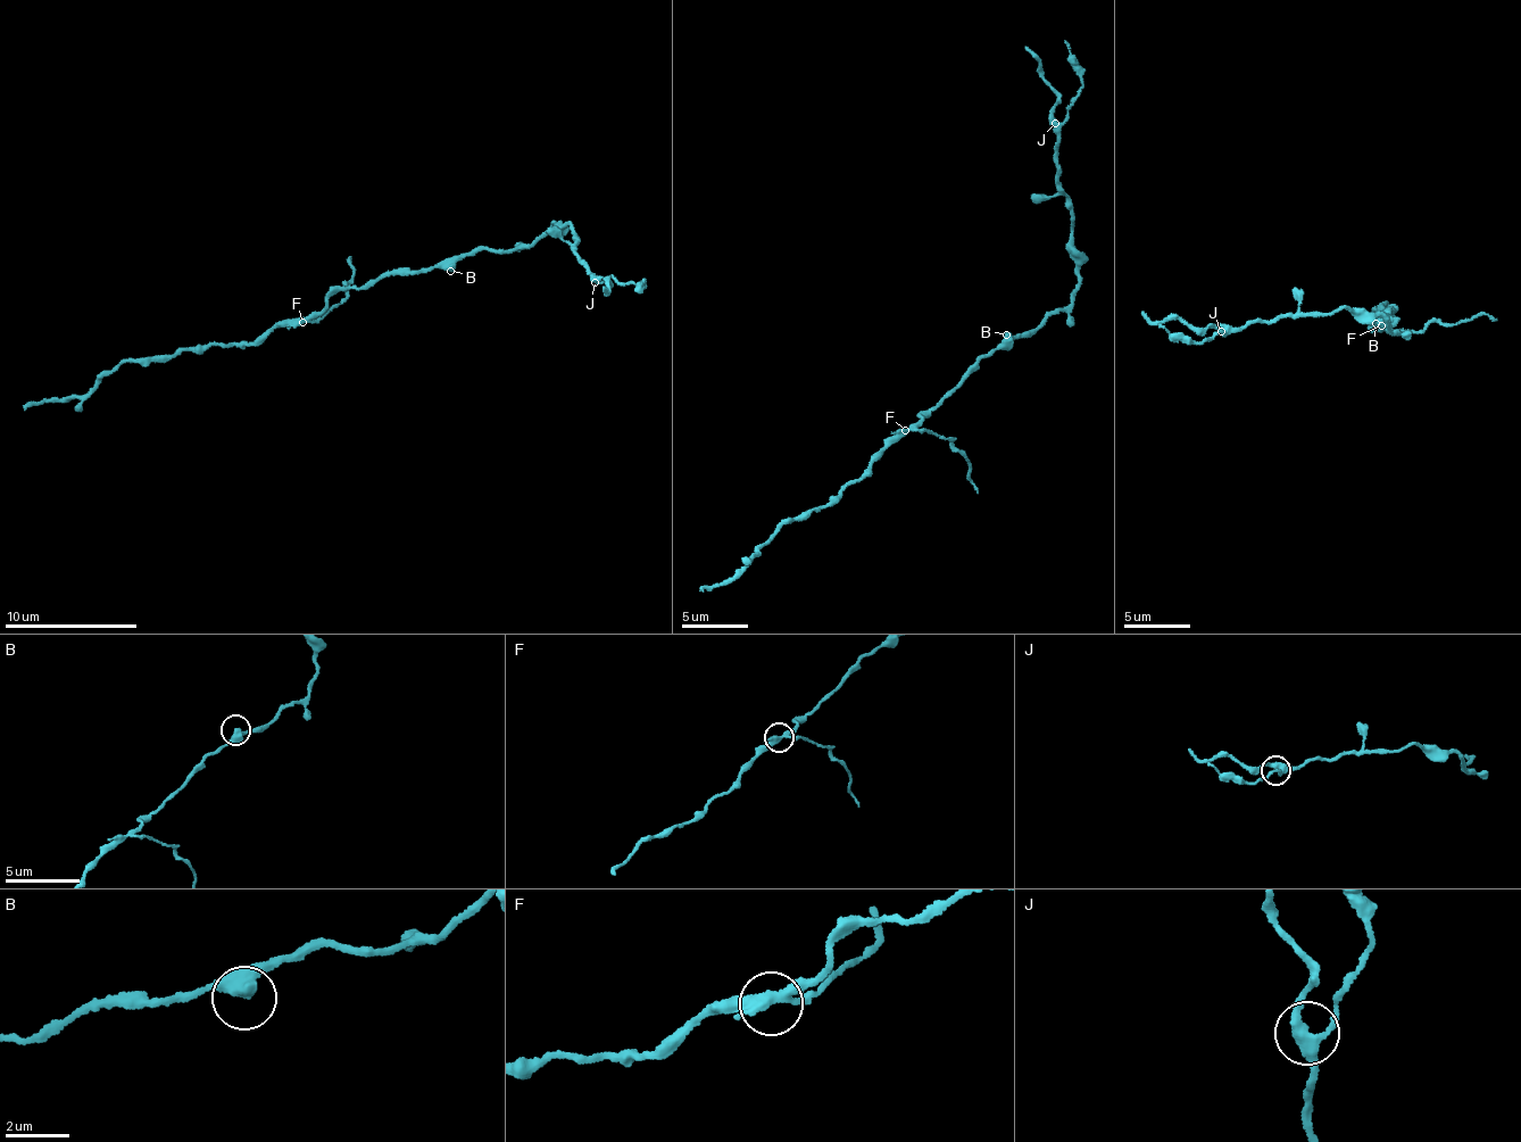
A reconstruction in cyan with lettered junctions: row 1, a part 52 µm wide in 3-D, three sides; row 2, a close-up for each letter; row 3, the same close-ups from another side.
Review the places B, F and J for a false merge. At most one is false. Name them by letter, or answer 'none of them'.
F

